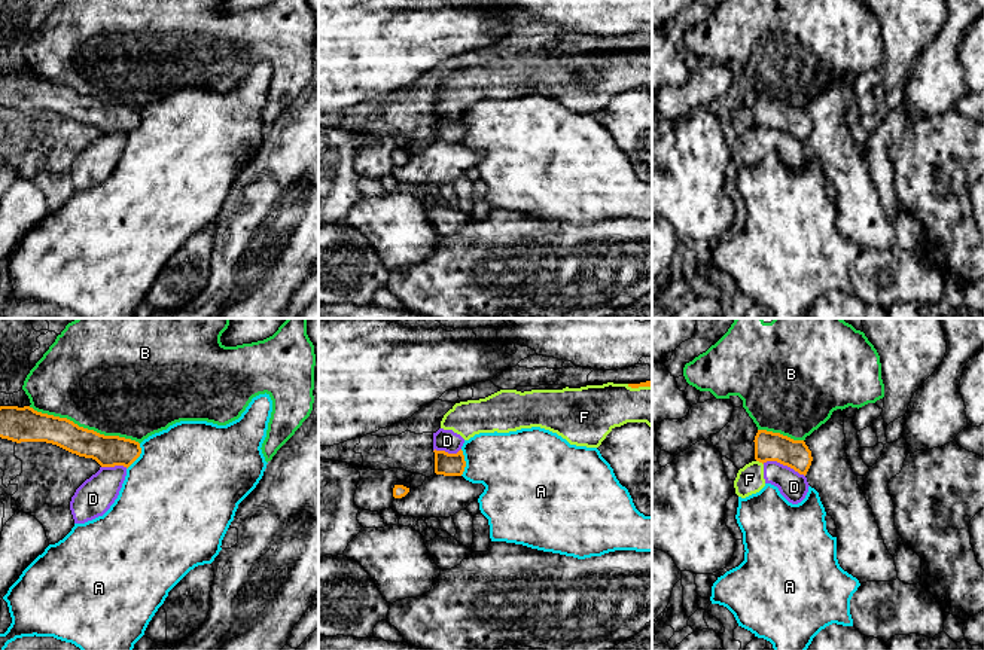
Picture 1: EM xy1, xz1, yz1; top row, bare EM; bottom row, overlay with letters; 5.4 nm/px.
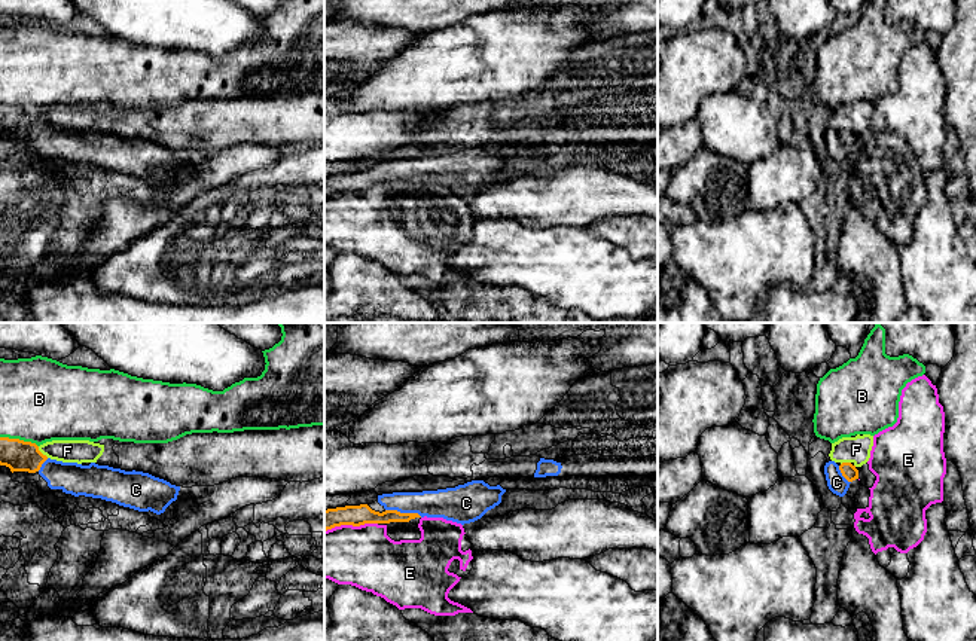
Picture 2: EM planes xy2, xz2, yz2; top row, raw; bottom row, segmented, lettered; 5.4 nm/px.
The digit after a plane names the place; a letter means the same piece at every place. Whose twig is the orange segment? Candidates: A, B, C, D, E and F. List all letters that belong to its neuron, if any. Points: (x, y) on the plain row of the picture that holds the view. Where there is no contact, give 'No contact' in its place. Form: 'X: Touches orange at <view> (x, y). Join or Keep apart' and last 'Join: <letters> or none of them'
A: Touches orange at xz1 (465, 130). Keep apart
B: Touches orange at xy1 (82, 94). Keep apart
C: Touches orange at xz2 (403, 180). Join
D: Touches orange at yz1 (783, 131). Keep apart
E: Touches orange at xz2 (350, 191). Keep apart
F: Touches orange at xy2 (40, 119). Keep apart
Join: C

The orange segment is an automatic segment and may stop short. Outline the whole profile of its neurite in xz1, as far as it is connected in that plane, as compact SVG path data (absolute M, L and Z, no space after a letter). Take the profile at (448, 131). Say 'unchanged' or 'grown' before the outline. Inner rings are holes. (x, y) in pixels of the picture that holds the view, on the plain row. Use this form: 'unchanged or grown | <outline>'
unchanged | M445 118L435 119L435 140L444 143L461 143L466 134L463 118L448 120Z

